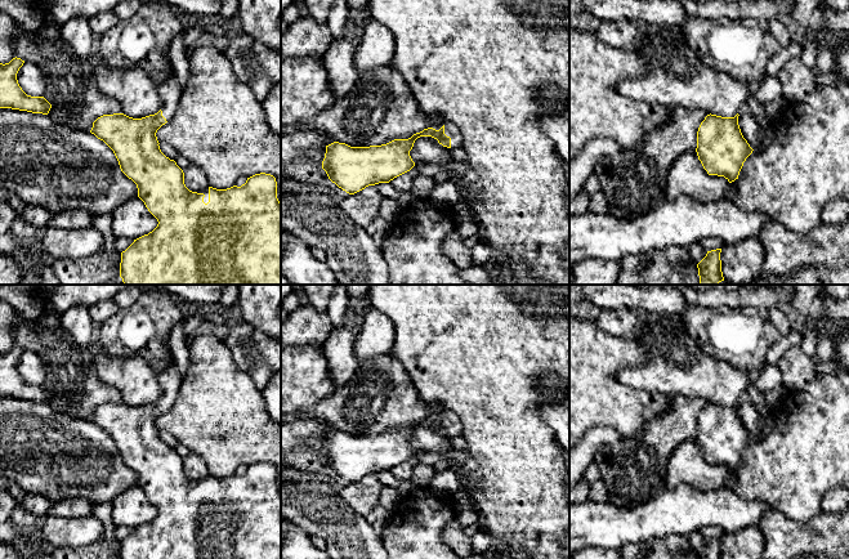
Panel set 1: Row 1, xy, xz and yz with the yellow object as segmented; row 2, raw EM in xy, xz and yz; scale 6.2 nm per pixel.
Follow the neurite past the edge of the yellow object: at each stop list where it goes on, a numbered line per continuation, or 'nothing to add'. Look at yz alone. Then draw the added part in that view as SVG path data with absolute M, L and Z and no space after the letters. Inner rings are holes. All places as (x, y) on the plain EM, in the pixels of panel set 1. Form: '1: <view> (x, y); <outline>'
nothing to add

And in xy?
1: xy (168, 376); M170 355L170 361L166 366L155 365L155 367L157 381L162 389L162 404L169 410L176 399L182 377L173 355Z

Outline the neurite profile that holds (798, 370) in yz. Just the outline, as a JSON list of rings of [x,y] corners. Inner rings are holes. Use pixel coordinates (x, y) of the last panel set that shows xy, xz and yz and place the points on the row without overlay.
[[[799,345],[790,346],[778,361],[782,374],[782,388],[786,392],[797,392],[821,376],[817,374],[818,361],[806,355]]]

